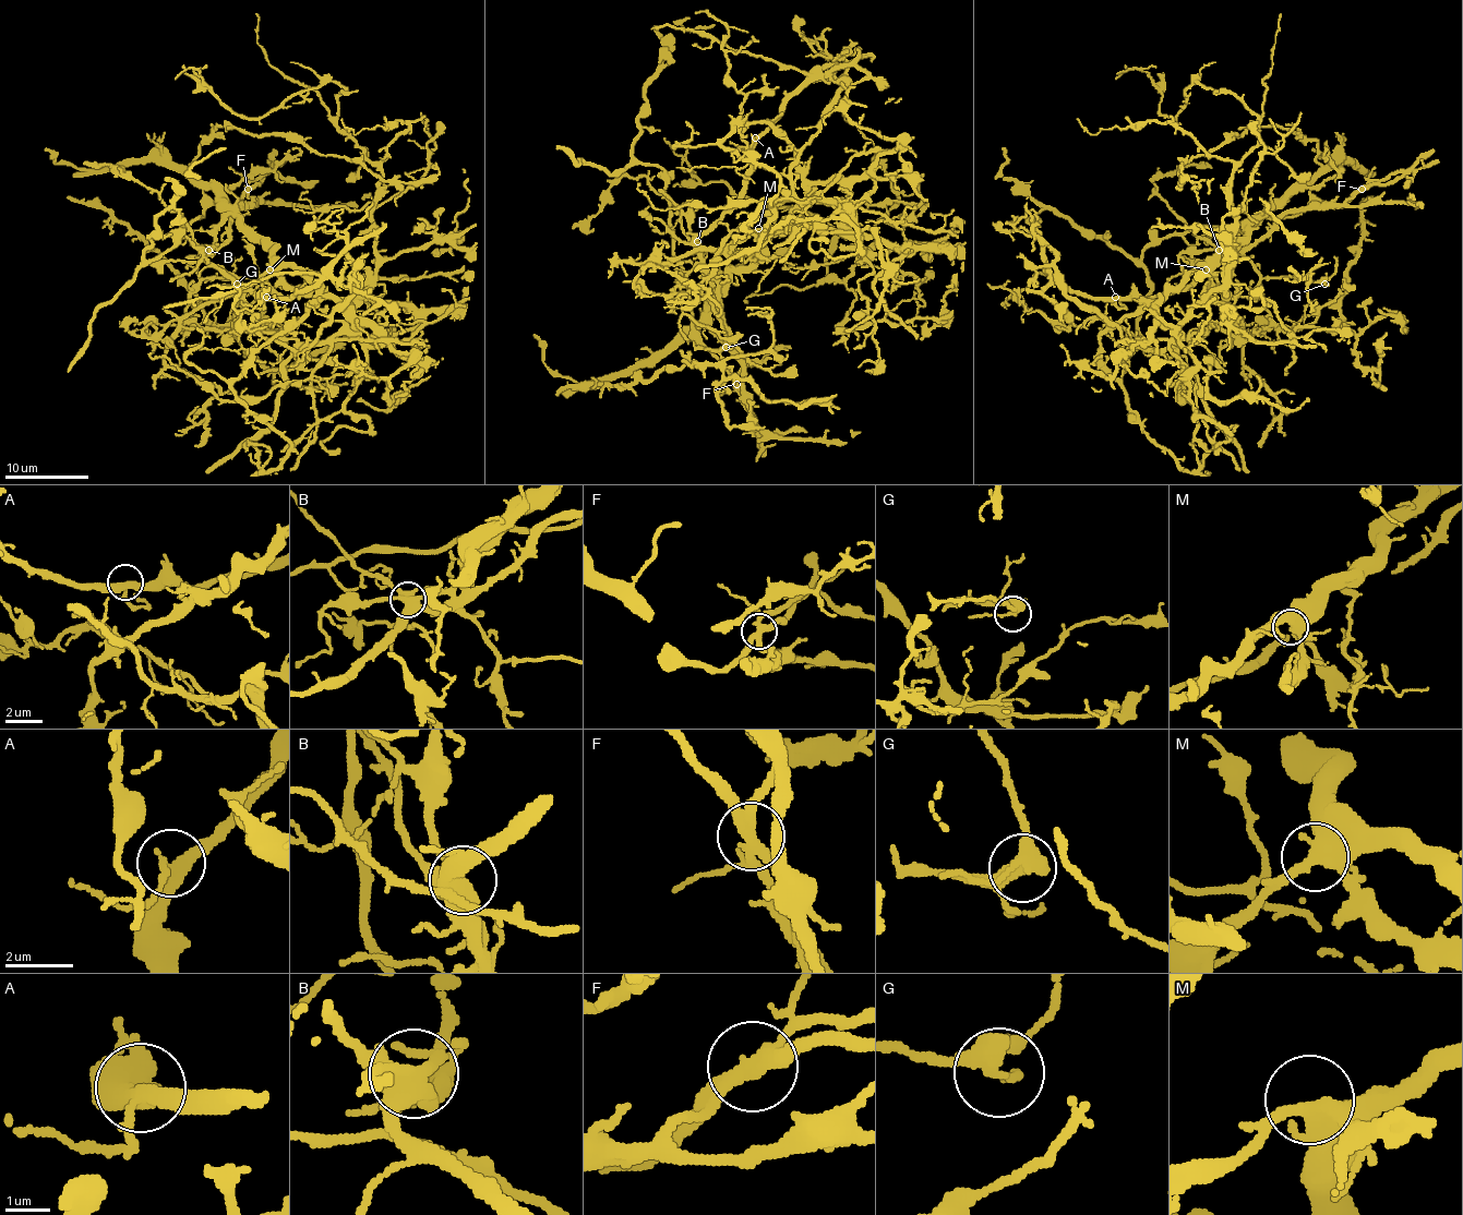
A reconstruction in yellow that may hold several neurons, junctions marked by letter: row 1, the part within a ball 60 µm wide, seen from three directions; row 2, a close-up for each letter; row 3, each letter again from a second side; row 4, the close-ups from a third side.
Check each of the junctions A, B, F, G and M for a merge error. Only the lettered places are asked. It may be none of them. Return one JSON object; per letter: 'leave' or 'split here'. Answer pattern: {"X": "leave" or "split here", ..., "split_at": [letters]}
{"A": "leave", "B": "split here", "F": "split here", "G": "leave", "M": "leave", "split_at": ["B", "F"]}

